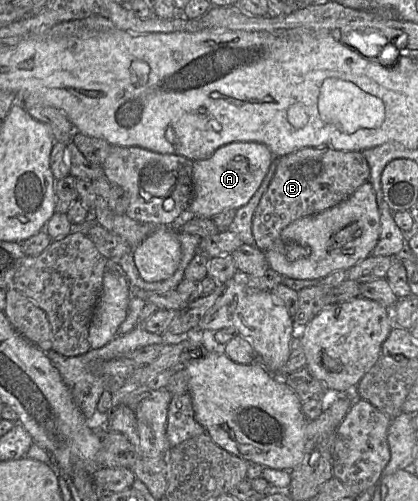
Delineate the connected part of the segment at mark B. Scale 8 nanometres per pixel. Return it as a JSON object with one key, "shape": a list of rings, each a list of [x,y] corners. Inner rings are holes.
{"shape":[[[308,147],[277,158],[275,174],[252,220],[255,246],[263,251],[279,252],[295,261],[308,256],[308,251],[297,243],[285,243],[281,232],[292,222],[327,210],[350,197],[368,181],[369,165],[361,151]]]}

